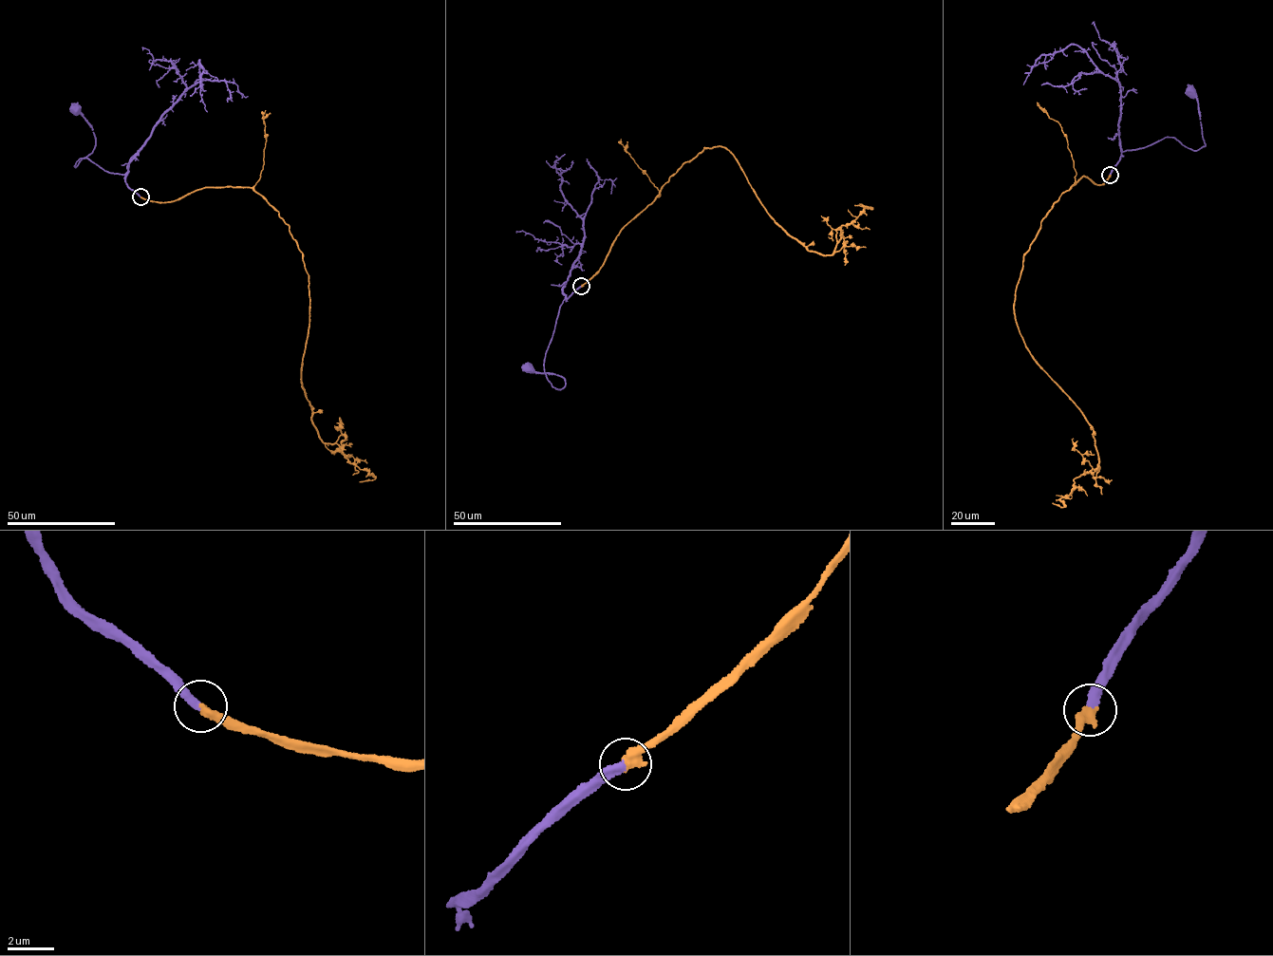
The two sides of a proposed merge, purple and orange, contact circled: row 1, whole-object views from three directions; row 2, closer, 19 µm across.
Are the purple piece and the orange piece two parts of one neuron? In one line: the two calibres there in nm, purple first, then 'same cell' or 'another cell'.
calibres 360 and 440 nm; another cell

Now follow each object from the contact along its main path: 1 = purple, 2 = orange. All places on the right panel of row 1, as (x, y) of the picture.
1: (1110, 176), (1122, 152), (1142, 148), (1166, 137), (1174, 138), (1194, 150), (1205, 146), (1198, 105), (1191, 91)
2: (1110, 176), (1054, 202), (1015, 293), (1025, 346), (1097, 454), (1052, 502)

